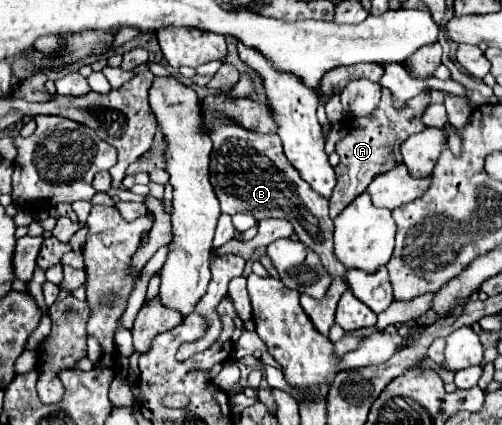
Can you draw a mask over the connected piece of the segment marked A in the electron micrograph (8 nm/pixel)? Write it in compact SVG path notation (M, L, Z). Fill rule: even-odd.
M382 89L382 99L380 99L380 105L374 109L374 113L360 117L360 119L350 119L352 125L348 129L348 135L336 143L336 153L340 155L340 163L334 167L338 185L334 187L334 195L330 197L330 217L332 219L344 207L348 207L360 193L364 193L376 175L390 171L394 165L402 163L400 145L410 135L420 133L424 129L422 113L428 107L428 103L430 103L430 95L422 93L418 97L412 97L398 109L392 103L390 89Z

